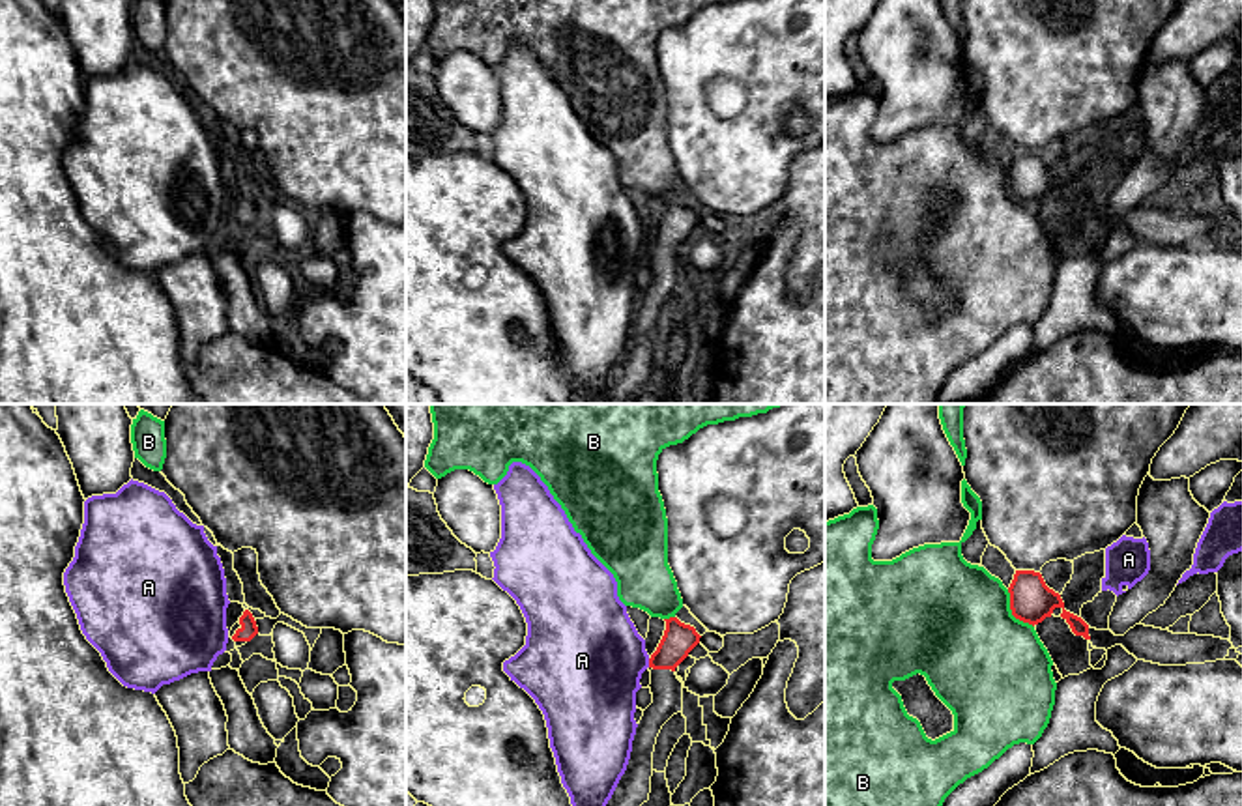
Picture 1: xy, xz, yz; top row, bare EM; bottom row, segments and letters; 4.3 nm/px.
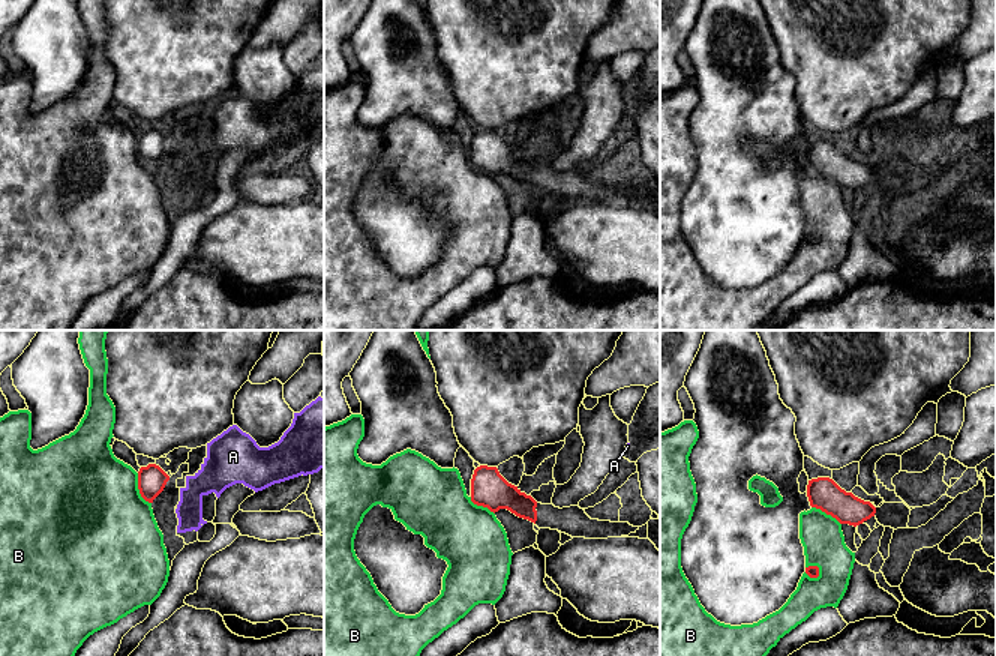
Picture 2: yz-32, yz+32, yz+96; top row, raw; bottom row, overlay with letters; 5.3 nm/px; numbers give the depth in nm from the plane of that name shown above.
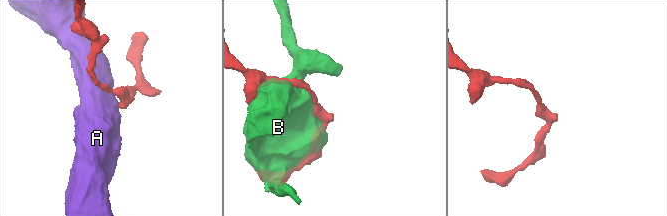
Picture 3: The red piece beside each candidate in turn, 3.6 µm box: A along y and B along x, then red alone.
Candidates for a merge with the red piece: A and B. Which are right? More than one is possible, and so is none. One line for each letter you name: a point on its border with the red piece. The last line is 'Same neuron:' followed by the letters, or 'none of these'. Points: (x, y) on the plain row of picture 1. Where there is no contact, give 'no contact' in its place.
Same neuron: none of these

